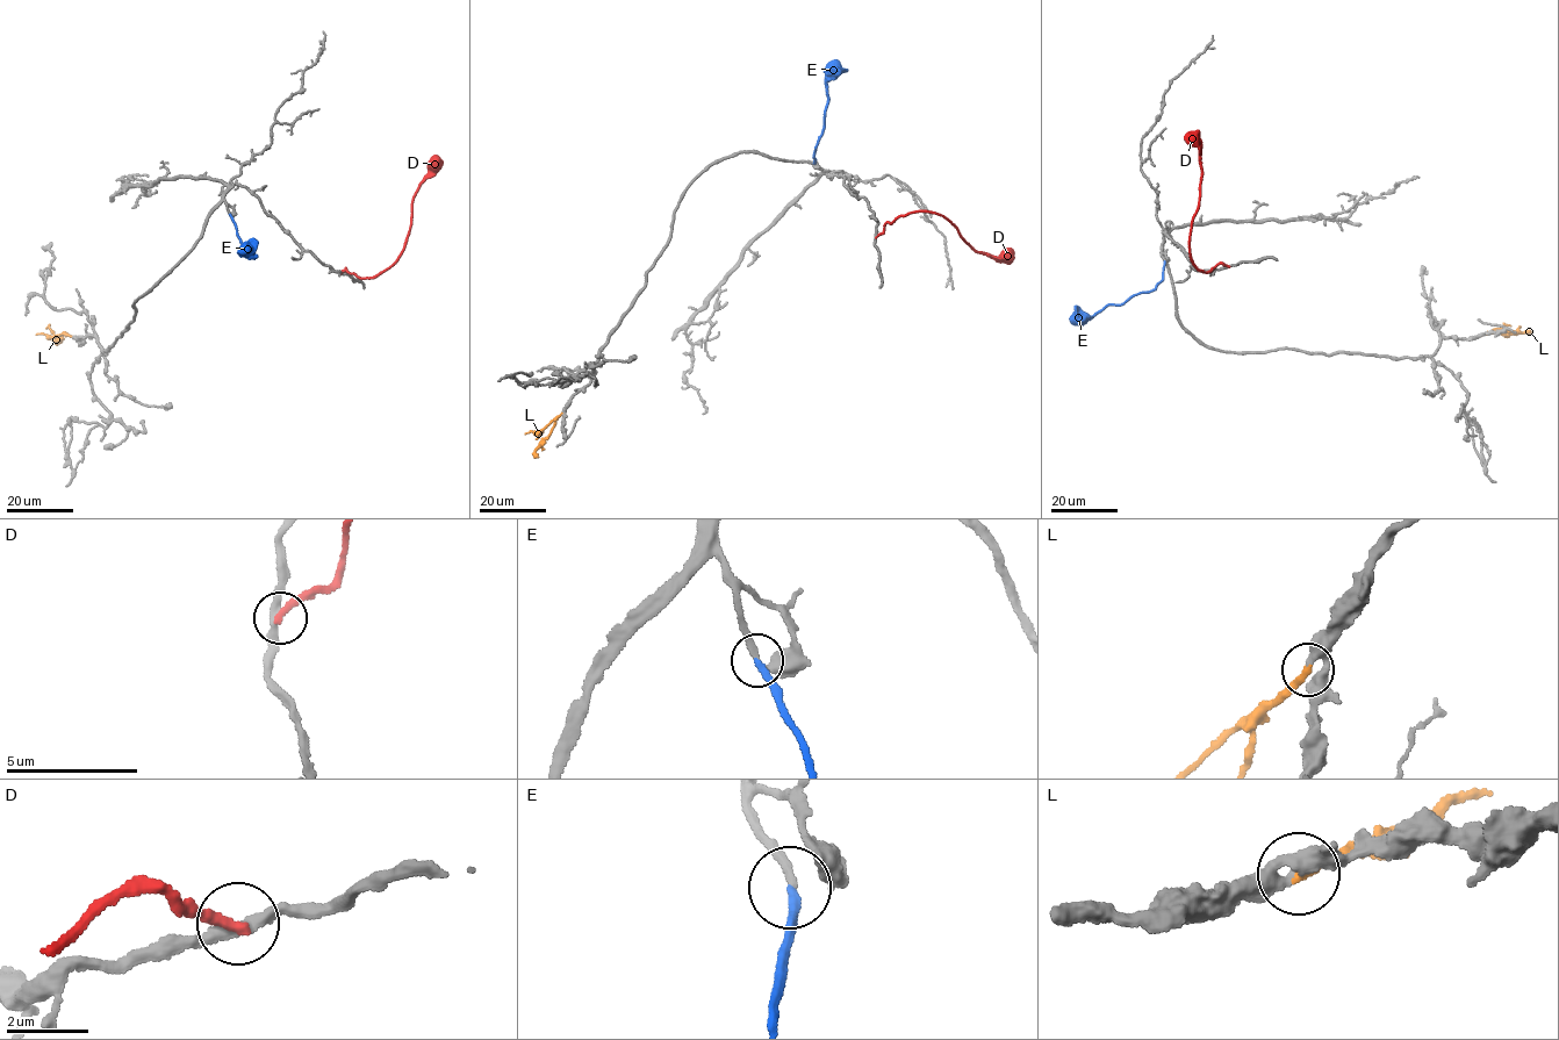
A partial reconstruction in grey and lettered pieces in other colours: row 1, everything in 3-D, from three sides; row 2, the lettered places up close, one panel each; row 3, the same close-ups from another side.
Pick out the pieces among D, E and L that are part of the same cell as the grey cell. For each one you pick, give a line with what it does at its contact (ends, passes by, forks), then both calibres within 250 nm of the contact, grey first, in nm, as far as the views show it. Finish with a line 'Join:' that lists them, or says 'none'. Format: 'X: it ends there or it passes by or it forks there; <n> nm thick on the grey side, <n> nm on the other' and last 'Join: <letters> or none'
E: it ends there; 240 nm thick on the grey side, 240 nm on the other
L: it ends there; 260 nm thick on the grey side, 280 nm on the other
Join: E, L

